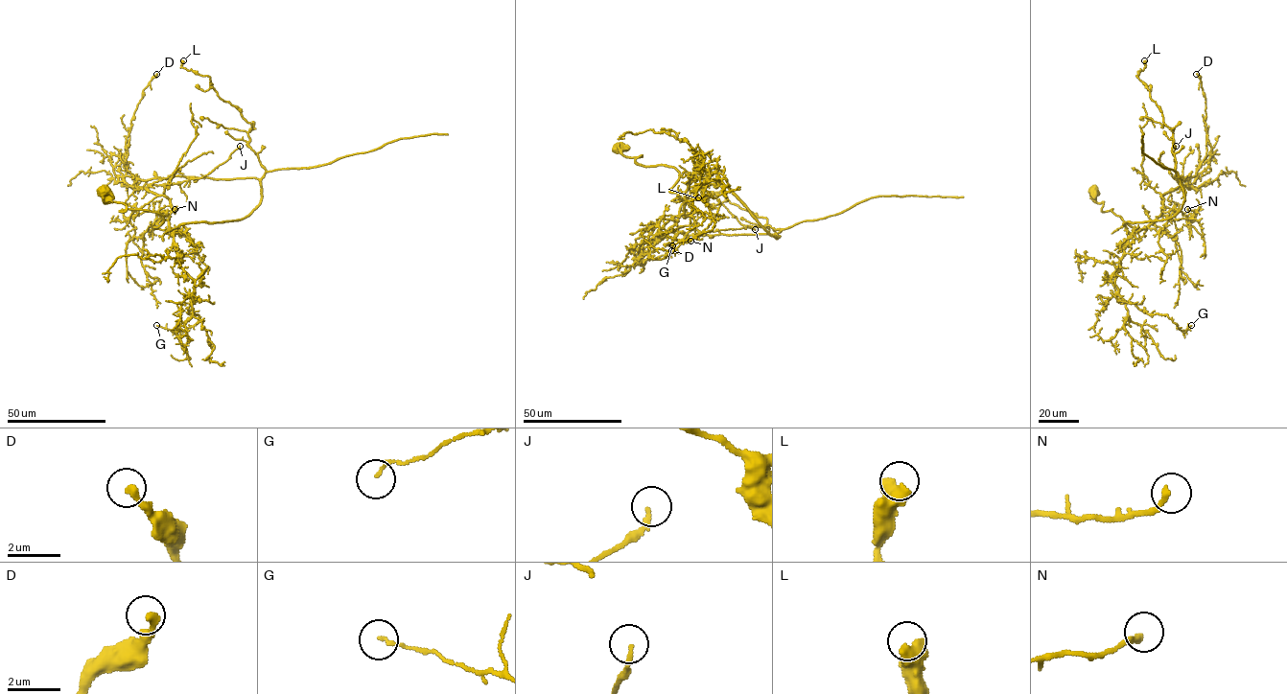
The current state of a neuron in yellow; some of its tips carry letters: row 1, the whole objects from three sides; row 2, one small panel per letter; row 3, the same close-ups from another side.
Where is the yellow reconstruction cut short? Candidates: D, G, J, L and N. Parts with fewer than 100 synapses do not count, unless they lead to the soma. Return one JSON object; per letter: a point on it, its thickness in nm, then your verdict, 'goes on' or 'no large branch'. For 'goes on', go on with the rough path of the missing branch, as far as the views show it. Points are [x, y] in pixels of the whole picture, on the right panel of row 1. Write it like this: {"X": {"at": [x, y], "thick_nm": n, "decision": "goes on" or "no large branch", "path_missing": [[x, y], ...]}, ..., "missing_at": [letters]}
{"D": {"at": [1196, 74], "thick_nm": 280, "decision": "no large branch"}, "G": {"at": [1191, 325], "thick_nm": 110, "decision": "no large branch"}, "J": {"at": [1176, 146], "thick_nm": 180, "decision": "no large branch"}, "L": {"at": [1144, 60], "thick_nm": 600, "decision": "no large branch"}, "N": {"at": [1187, 209], "thick_nm": 240, "decision": "no large branch"}, "missing_at": []}

